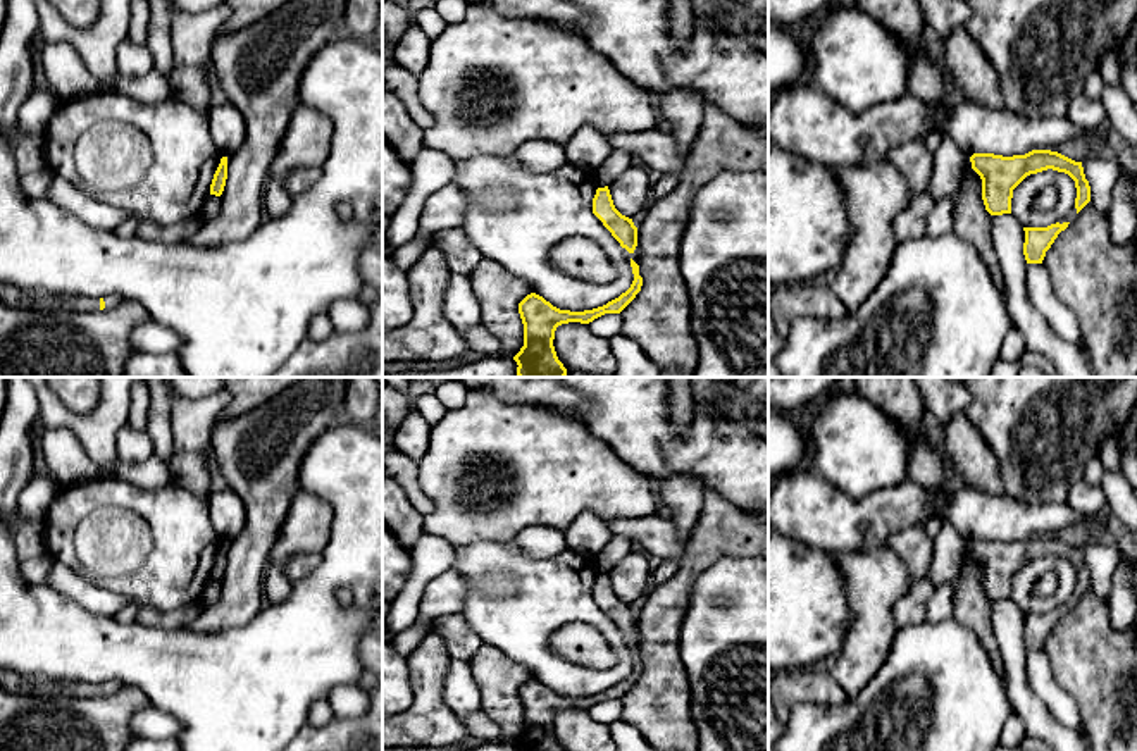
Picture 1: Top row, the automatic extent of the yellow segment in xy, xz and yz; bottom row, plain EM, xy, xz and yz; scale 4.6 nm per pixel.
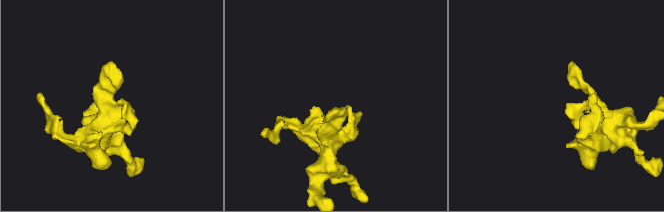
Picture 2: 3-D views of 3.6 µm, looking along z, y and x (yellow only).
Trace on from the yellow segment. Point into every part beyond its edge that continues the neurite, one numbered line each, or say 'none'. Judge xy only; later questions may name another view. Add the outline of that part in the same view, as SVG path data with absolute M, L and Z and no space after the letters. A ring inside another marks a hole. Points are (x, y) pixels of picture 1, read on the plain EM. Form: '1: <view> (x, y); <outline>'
1: xy (14, 682); M0 668L0 687L22 696L71 696L98 698L100 684L81 680L48 680L43 677L24 677L17 672Z

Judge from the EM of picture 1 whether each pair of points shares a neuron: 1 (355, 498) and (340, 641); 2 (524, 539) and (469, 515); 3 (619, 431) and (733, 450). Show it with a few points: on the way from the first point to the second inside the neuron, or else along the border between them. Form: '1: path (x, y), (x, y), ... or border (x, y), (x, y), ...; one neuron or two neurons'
1: path (355, 534), (355, 552), (328, 579), (328, 605); one neuron
2: border (555, 527), (526, 526), (512, 539); two neurons
3: path (646, 438), (658, 438), (671, 450), (705, 450); one neuron

